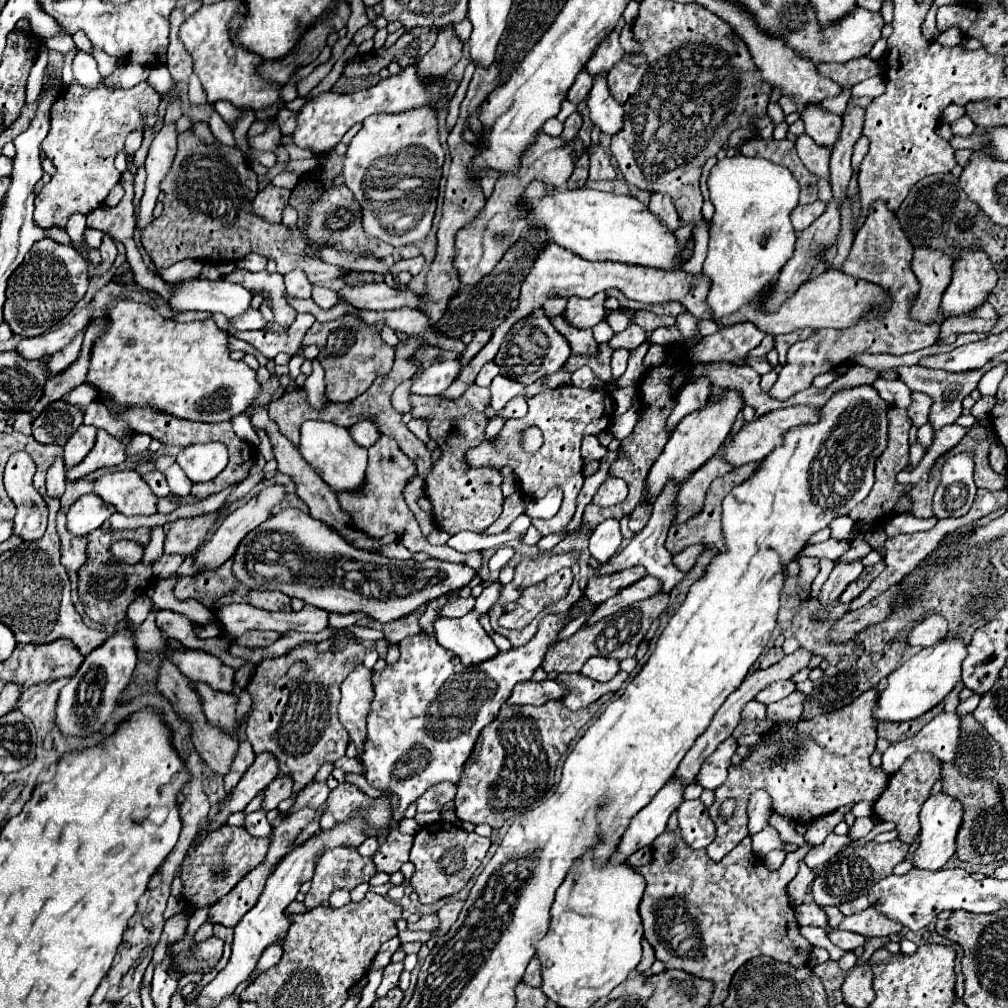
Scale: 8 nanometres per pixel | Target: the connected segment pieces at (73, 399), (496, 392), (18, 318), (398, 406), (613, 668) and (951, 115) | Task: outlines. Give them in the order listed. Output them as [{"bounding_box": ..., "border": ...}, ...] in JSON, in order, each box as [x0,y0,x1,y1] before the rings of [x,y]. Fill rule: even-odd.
[{"bounding_box":[63,383,98,407],"border":[[[83,383],[73,391],[69,393],[68,396],[65,396],[63,399],[71,405],[77,405],[79,407],[85,407],[91,402],[95,401],[98,398],[98,391],[95,387]]]},{"bounding_box":[489,375,525,411],"border":[[[497,375],[491,381],[489,389],[491,389],[491,407],[495,411],[499,411],[499,409],[503,409],[507,405],[507,401],[511,401],[515,395],[523,393],[525,385],[517,383],[517,381],[511,381],[511,379],[503,377],[503,375]]]},{"bounding_box":[3,239,87,337],"border":[[[53,239],[37,241],[9,279],[3,317],[15,335],[37,337],[63,319],[83,299],[87,285],[87,263],[73,247],[55,243]]]},{"bounding_box":[391,372,419,412],"border":[[[417,372],[413,377],[406,380],[402,384],[396,387],[394,390],[391,402],[393,407],[398,412],[410,412],[411,411],[411,403],[409,399],[409,389],[412,385],[412,383],[416,380],[416,378],[419,376],[419,372]]]},{"bounding_box":[581,657,619,681],"border":[[[591,657],[581,669],[585,677],[597,679],[597,681],[609,681],[617,671],[619,671],[619,661],[611,657]]]},{"bounding_box":[941,104,965,124],"border":[[[953,104],[943,111],[941,118],[942,121],[945,121],[945,123],[951,124],[958,118],[962,117],[964,114],[965,108],[963,106]]]}]

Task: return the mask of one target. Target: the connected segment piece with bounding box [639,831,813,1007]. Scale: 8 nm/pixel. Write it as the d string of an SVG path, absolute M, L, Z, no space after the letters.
M663 833L653 841L653 863L641 867L647 887L641 901L641 917L645 927L645 939L653 945L657 959L665 963L667 969L683 969L699 979L707 979L715 985L709 1007L719 1005L729 995L729 983L735 971L757 955L769 955L777 961L785 961L793 967L805 967L813 945L799 933L799 923L795 911L787 897L787 885L795 879L799 869L799 859L805 855L805 849L797 849L787 855L785 863L777 871L769 871L763 861L751 849L751 837L745 837L723 861L715 863L707 857L705 851L691 849L679 833Z

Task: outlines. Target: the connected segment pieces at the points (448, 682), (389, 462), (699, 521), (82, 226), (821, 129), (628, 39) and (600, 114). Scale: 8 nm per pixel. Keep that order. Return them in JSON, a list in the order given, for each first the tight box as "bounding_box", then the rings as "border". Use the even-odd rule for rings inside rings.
[{"bounding_box":[363,611,569,807],"border":[[[569,611],[547,615],[527,645],[513,647],[473,667],[465,667],[453,651],[423,633],[403,639],[399,643],[399,661],[381,673],[373,673],[375,699],[367,719],[367,743],[363,753],[369,785],[397,793],[403,807],[409,807],[409,803],[435,783],[451,781],[457,787],[483,727],[497,717],[513,685],[531,679],[547,647],[557,641],[559,629],[569,621]]]},{"bounding_box":[337,435,481,569],"border":[[[381,435],[381,439],[377,439],[377,443],[373,447],[369,447],[369,465],[365,471],[365,485],[359,487],[357,491],[341,491],[337,493],[339,505],[341,509],[349,515],[351,525],[357,531],[367,533],[369,537],[385,537],[387,533],[397,533],[399,541],[411,551],[425,551],[431,557],[443,559],[443,561],[453,561],[453,563],[465,563],[471,569],[479,569],[481,567],[481,553],[473,551],[473,553],[459,553],[455,549],[451,549],[449,545],[441,545],[441,547],[433,547],[427,539],[423,539],[421,529],[415,521],[415,517],[411,515],[411,511],[405,505],[403,499],[403,489],[405,485],[417,475],[417,467],[415,463],[399,449],[397,441],[393,437]]]},{"bounding_box":[667,463,757,555],"border":[[[749,463],[749,465],[741,465],[721,477],[717,477],[713,481],[713,485],[709,485],[709,491],[705,495],[705,507],[695,515],[695,519],[687,519],[681,525],[673,525],[667,533],[667,549],[671,551],[671,555],[681,553],[685,547],[689,545],[697,545],[697,543],[713,543],[719,545],[721,539],[721,501],[727,495],[729,489],[733,489],[735,485],[743,483],[745,477],[749,477],[755,471],[757,463]]]},{"bounding_box":[66,213,91,252],"border":[[[74,213],[70,216],[66,230],[71,237],[74,246],[80,251],[89,252],[91,247],[84,240],[84,231],[87,228],[86,216]]]},{"bounding_box":[801,105,841,147],"border":[[[821,105],[805,107],[801,111],[801,119],[805,121],[805,133],[823,147],[833,147],[841,133],[841,117],[827,113]]]},{"bounding_box":[619,24,641,53],"border":[[[626,24],[622,28],[619,38],[626,53],[639,53],[641,51],[641,45],[635,41],[631,25]]]},{"bounding_box":[587,73,623,135],"border":[[[607,73],[593,77],[593,89],[587,97],[589,117],[595,127],[607,135],[615,135],[623,127],[623,107],[609,95]]]}]

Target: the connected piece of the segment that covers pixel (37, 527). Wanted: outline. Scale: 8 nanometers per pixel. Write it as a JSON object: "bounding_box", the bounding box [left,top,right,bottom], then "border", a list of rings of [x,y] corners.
{"bounding_box":[5,451,47,541],"border":[[[23,451],[15,453],[7,461],[5,489],[17,505],[17,513],[13,517],[13,535],[21,537],[23,541],[41,539],[47,527],[47,505],[31,483],[33,473],[35,463]]]}

